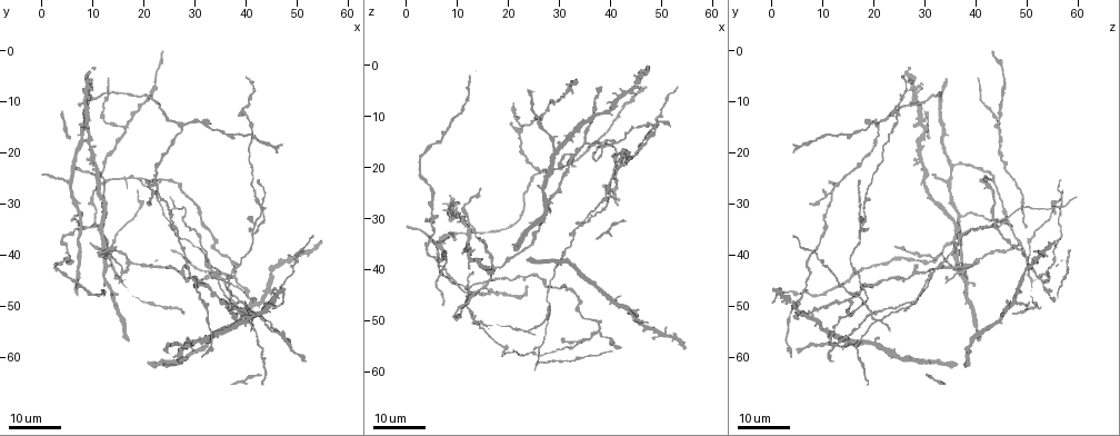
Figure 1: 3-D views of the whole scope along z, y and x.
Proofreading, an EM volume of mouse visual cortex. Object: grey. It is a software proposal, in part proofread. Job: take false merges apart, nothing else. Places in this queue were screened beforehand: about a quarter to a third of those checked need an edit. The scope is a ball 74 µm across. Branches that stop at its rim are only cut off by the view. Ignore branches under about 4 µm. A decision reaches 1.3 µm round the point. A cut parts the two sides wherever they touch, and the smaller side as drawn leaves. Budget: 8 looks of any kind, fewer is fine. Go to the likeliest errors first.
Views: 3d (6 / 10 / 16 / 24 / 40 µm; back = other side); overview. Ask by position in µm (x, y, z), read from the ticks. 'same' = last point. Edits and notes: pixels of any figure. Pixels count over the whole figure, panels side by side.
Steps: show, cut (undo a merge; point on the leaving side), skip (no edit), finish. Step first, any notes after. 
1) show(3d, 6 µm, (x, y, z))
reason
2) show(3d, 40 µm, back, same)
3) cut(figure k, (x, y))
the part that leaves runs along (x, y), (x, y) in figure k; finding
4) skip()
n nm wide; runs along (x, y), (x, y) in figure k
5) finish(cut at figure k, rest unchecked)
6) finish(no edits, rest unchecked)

show(3d, 16 µm, (42.0, 52.0, 19.5))

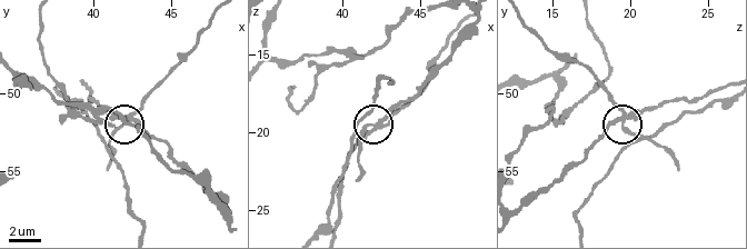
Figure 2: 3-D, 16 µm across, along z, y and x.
show(3d, 6 µm, (42.6, 51.6, 19.4))

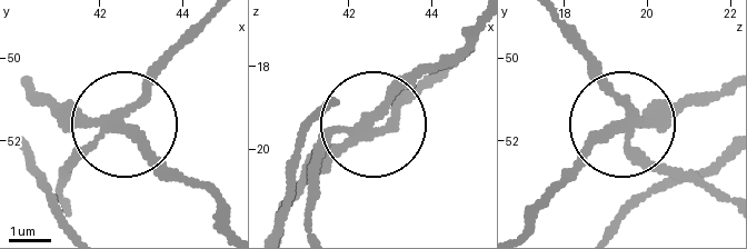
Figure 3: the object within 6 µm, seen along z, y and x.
cut(figure 3, (155, 83))
the part that leaves runs along (118, 115), (210, 22) in figure 3; two neurons meet here

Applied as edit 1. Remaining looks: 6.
show(overview)

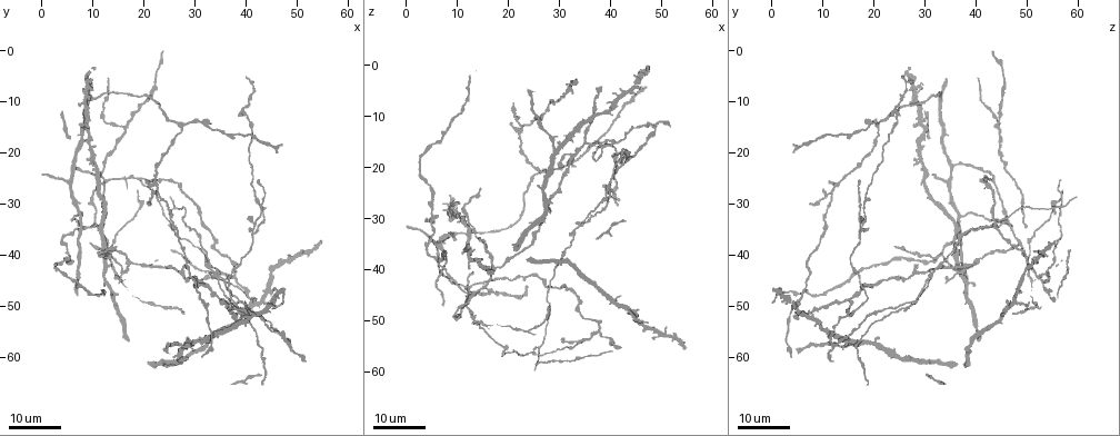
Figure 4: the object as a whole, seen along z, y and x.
show(3d, 16 µm, (37.5, 44.0, 51.5))
two arms in line, one across

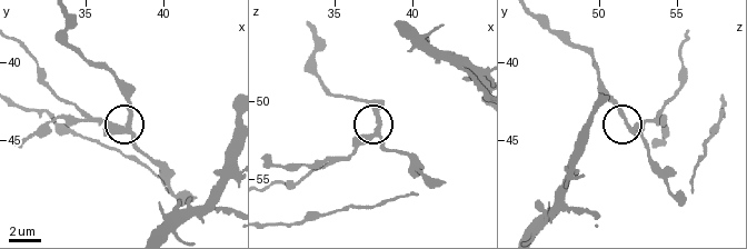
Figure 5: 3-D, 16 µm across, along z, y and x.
show(3d, 10 µm, (37.8, 44.0, 51.8))

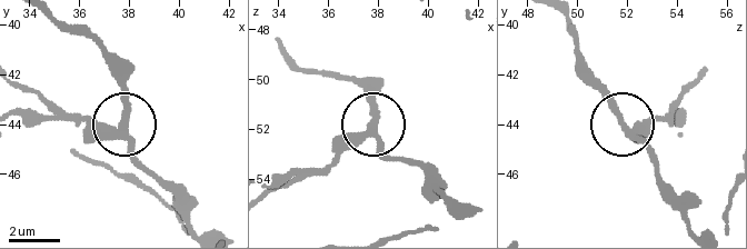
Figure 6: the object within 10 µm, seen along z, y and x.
skip()
240 nm wide; runs along (270, 191), (327, 168), (372, 129), (378, 145), (401, 161) in figure 6; continuous, no second neuron

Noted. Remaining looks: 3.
show(3d, 16 µm, (40.0, 51.0, 15.0))
four arms meet

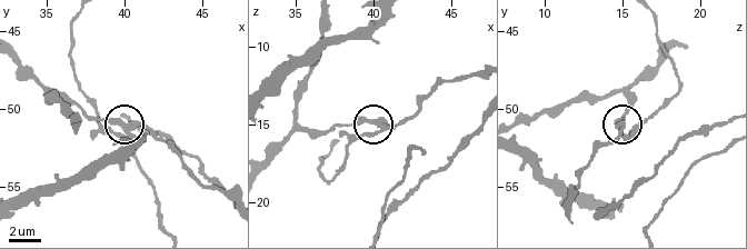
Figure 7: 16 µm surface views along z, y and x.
show(3d, 10 µm, (40.0, 51.2, 14.8))

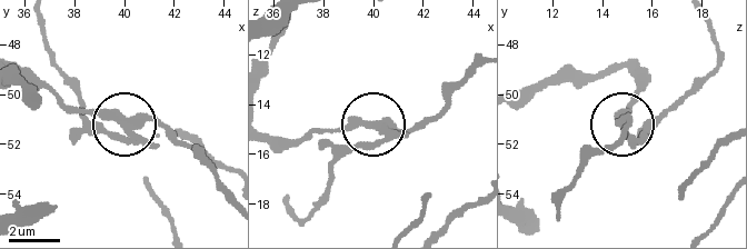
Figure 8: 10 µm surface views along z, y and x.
show(3d, 10 µm, back, (40.2, 51.3, 14.8))
other side

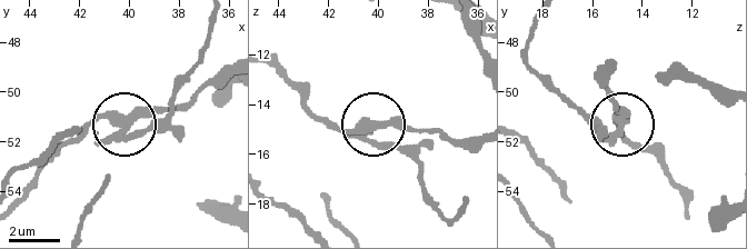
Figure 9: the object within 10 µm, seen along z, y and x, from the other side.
cut(figure 9, (167, 117))
side arm 62 µm; the part that leaves runs along (138, 117), (128, 135), (147, 132), (170, 111), (210, 20) in figure 9; a second neuron is stuck on

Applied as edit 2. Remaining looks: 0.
finish(cut at figure 3, cut at figure 9, rest unchecked)

